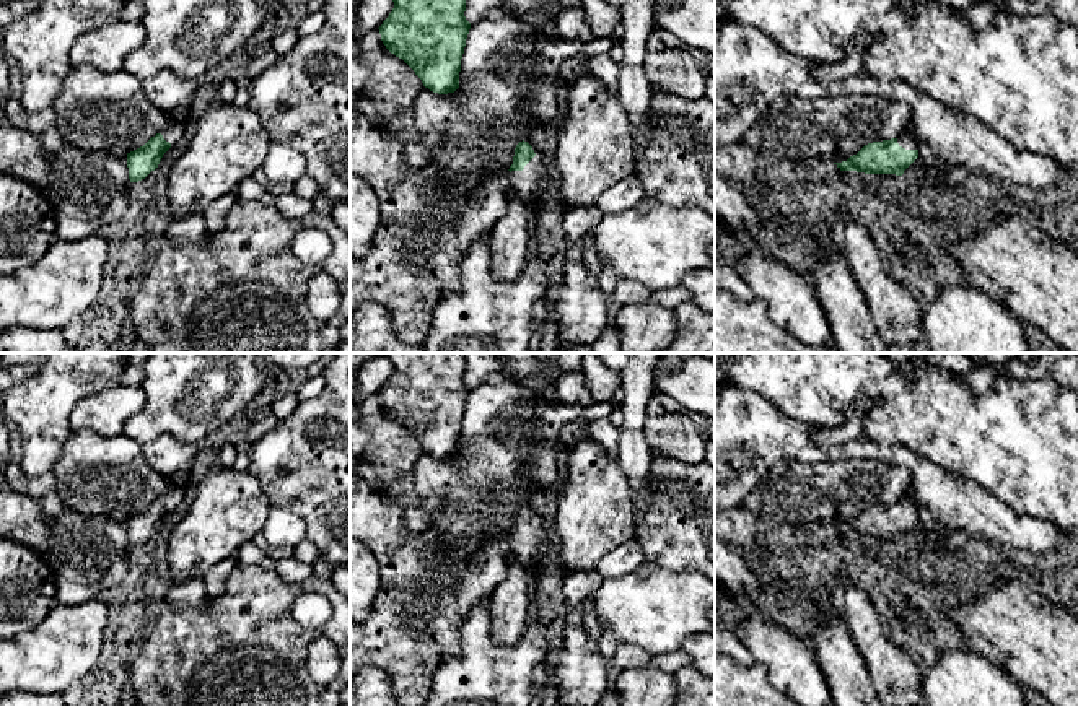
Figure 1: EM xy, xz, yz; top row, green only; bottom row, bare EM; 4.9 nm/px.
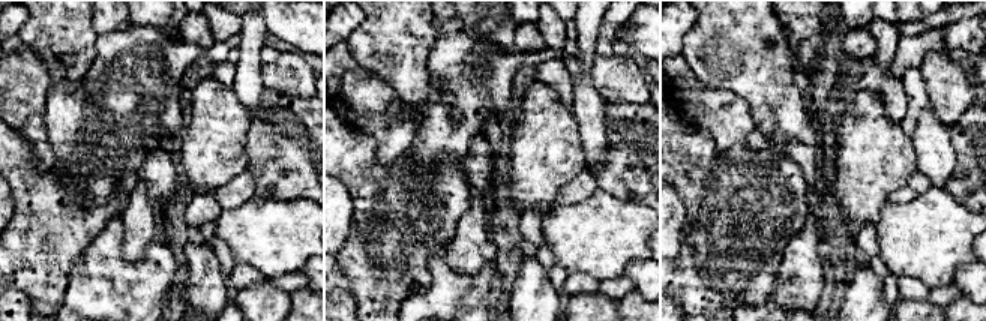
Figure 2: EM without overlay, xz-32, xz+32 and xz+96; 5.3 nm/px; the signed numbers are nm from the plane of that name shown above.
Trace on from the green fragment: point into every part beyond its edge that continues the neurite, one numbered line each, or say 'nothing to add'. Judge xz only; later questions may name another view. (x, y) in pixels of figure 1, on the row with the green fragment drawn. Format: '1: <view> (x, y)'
1: xz (531, 184)

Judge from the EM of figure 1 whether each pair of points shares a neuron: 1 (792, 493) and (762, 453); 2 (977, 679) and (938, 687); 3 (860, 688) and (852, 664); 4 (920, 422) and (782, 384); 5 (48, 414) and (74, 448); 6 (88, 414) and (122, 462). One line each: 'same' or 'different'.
1: different
2: same
3: same
4: same
5: different
6: different

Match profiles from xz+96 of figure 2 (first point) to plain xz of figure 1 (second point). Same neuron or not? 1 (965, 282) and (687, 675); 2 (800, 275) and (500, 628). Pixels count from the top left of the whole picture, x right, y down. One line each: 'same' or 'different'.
1: different
2: same

